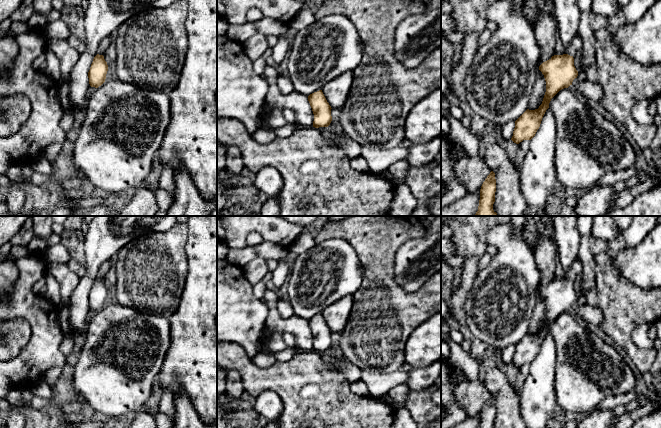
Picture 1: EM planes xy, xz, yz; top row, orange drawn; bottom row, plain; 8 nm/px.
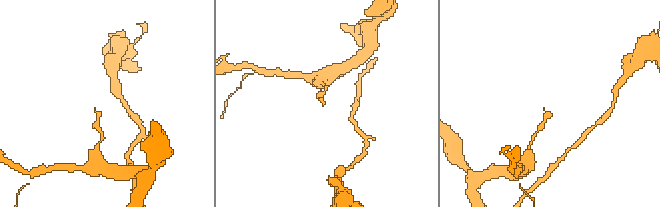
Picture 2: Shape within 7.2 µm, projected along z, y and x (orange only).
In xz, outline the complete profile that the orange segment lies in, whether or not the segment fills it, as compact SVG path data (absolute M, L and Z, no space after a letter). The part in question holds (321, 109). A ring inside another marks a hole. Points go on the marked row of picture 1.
M322 90L310 94L308 101L314 114L313 127L328 127L332 121L332 108L327 102Z

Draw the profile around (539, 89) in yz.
M538 68L537 80L534 84L533 91L531 92L527 109L529 110L538 109L539 106L542 104L545 92L546 92L546 81L544 75Z

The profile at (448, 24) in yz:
M449 14L441 15L441 31L457 32L456 22Z

